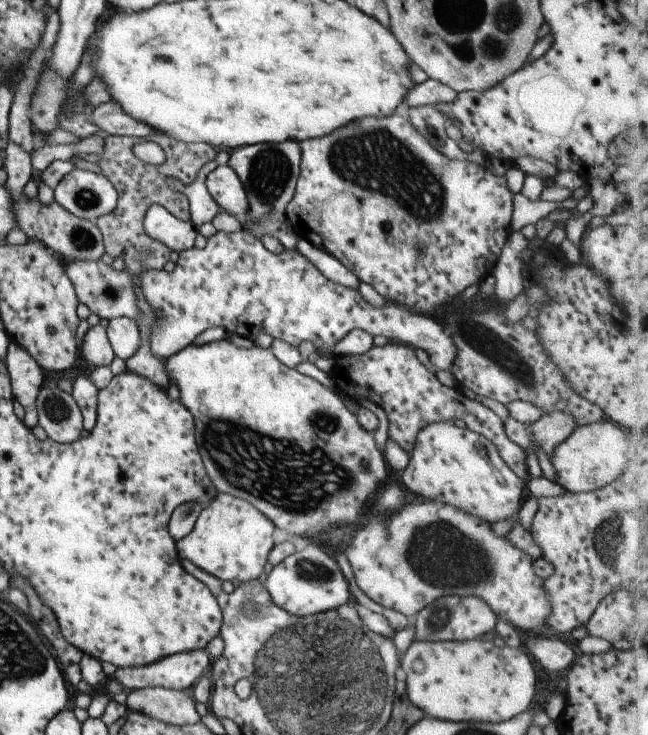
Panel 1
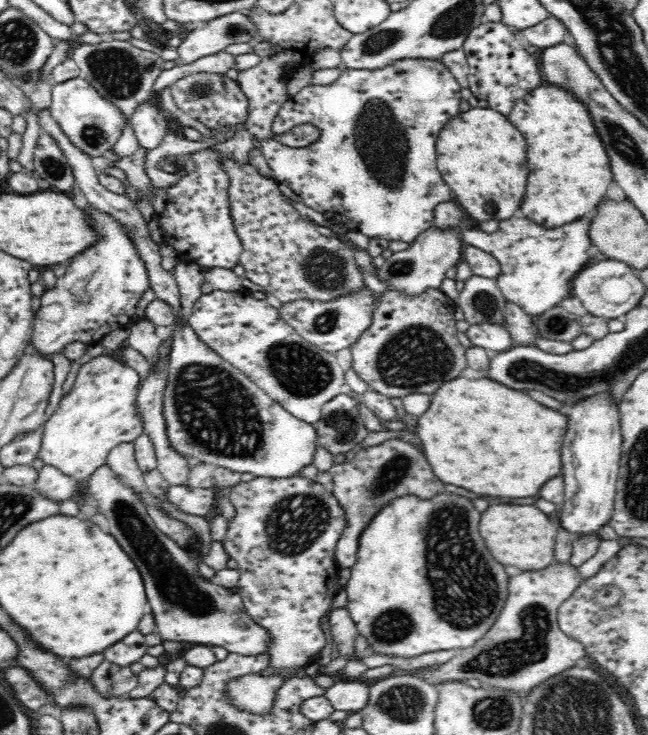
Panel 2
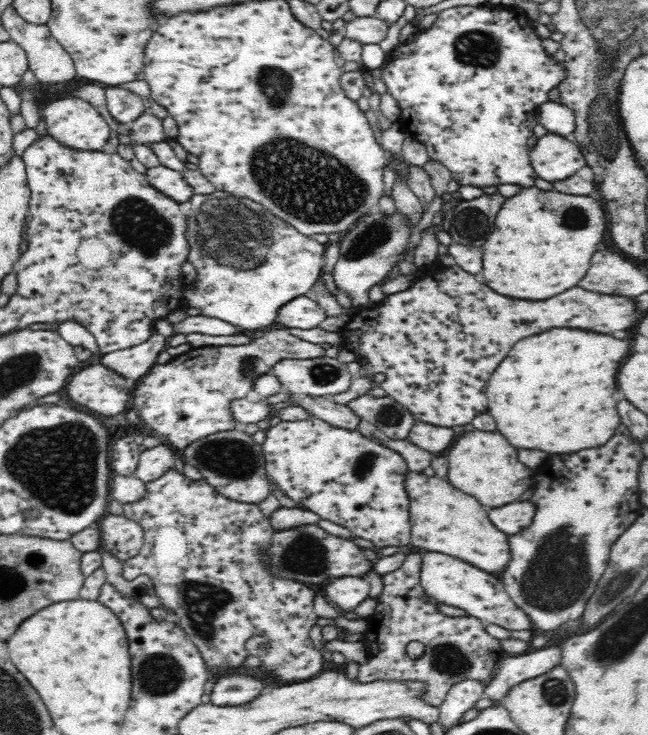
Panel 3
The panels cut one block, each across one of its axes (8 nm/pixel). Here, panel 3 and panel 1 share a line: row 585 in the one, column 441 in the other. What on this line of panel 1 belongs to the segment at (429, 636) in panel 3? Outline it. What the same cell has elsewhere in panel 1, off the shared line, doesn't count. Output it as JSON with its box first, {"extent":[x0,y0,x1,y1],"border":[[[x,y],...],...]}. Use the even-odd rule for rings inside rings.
{"extent":[338,342,531,482],"border":[[[388,342],[384,346],[373,345],[360,355],[344,358],[338,366],[338,372],[344,376],[344,384],[358,382],[364,390],[370,392],[370,400],[376,402],[376,408],[380,407],[386,413],[389,440],[404,452],[412,452],[418,440],[418,432],[422,432],[422,428],[428,424],[446,420],[452,422],[460,418],[468,429],[485,436],[496,446],[502,460],[522,482],[528,482],[531,478],[526,468],[527,452],[506,436],[503,420],[476,399],[469,399],[461,387],[451,388],[440,383],[436,375],[418,360],[410,346],[396,342]]]}

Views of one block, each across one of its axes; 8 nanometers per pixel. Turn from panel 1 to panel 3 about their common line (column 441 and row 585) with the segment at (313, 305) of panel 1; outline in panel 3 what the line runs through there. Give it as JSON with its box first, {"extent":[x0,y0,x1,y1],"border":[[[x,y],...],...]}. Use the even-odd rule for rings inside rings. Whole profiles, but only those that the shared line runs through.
{"extent":[325,576,370,611],"border":[[[343,576],[325,586],[326,598],[344,611],[352,611],[368,596],[370,585],[362,577]]]}

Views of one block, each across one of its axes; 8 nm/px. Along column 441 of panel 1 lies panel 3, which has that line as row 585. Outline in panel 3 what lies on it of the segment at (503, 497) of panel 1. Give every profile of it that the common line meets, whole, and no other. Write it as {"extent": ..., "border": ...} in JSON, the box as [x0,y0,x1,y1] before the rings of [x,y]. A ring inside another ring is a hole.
{"extent":[419,552,533,631],"border":[[[426,552],[421,555],[419,580],[427,594],[438,603],[462,609],[484,624],[498,624],[510,631],[533,629],[528,615],[516,608],[516,603],[510,600],[500,580],[480,568],[470,566],[470,563],[440,552]]]}

